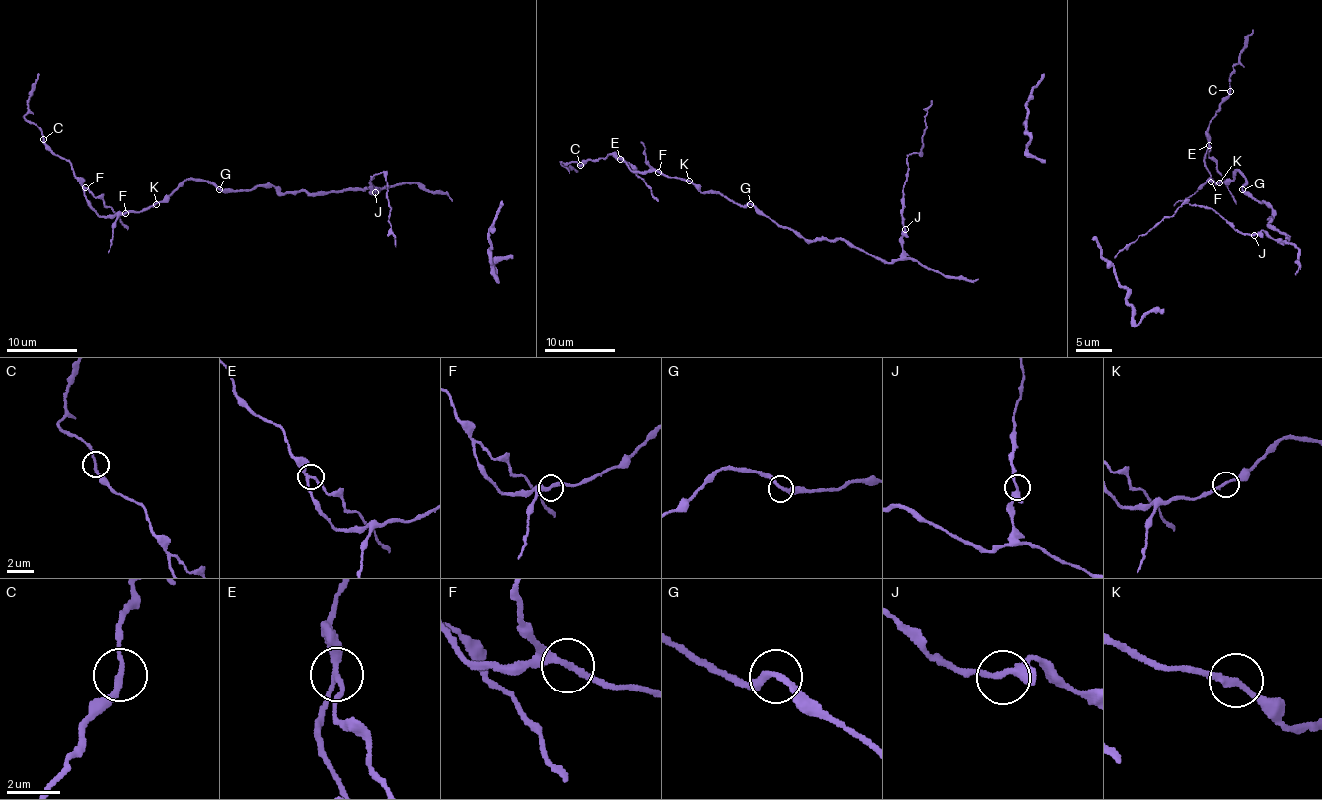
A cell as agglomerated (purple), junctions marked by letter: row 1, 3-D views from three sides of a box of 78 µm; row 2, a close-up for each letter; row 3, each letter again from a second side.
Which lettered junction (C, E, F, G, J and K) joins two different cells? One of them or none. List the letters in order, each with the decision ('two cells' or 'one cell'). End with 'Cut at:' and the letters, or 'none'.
C: one cell
E: two cells
F: one cell
G: one cell
J: one cell
K: one cell
Cut at: E

